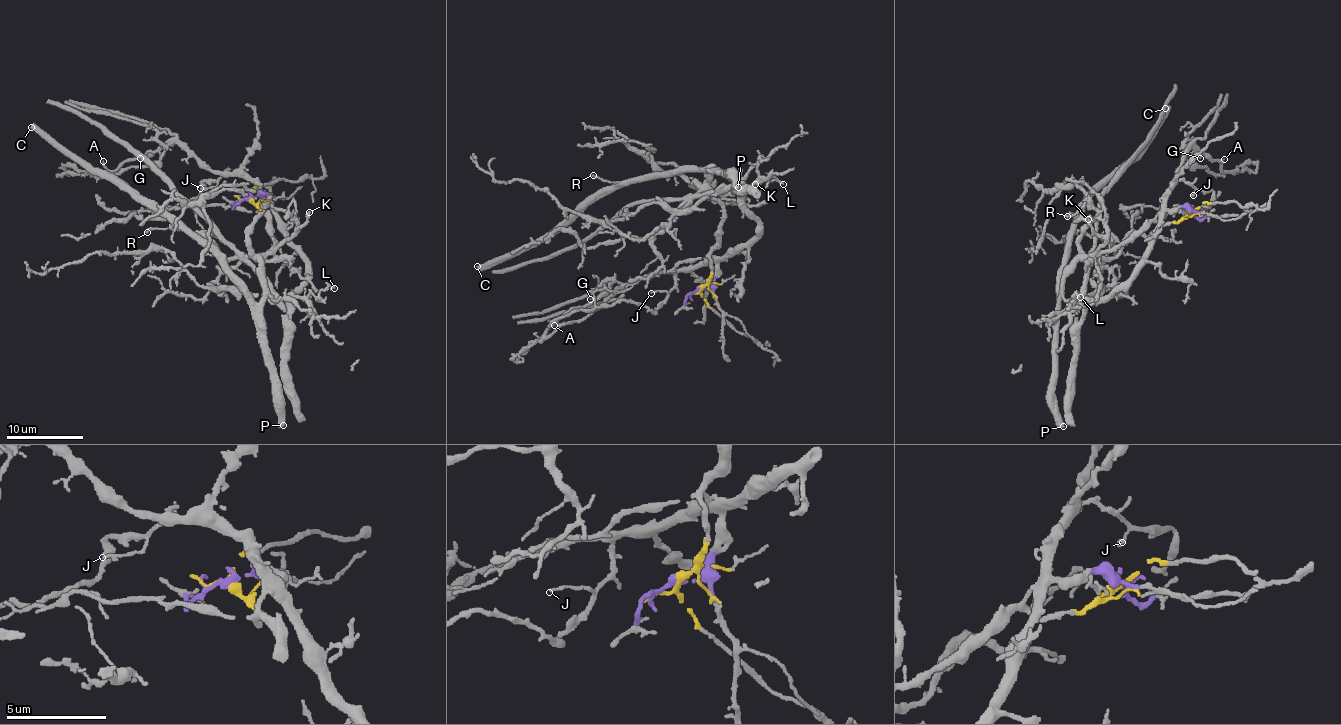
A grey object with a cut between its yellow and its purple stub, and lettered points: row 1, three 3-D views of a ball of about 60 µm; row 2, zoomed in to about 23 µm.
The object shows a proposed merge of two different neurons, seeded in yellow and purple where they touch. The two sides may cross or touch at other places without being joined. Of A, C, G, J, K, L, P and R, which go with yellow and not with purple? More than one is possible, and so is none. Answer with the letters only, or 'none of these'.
C, K, P, R

